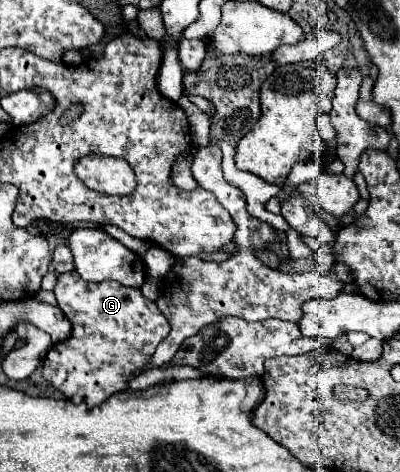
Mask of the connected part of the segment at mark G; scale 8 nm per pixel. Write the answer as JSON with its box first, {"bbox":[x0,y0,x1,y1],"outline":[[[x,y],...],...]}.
{"bbox":[43,271,171,407],"outline":[[[73,271],[59,275],[53,293],[59,309],[71,321],[73,333],[47,353],[43,379],[73,403],[95,407],[127,389],[129,377],[147,367],[147,355],[155,353],[157,345],[171,331],[157,303],[147,299],[137,287],[123,287],[113,281],[87,283]]]}

